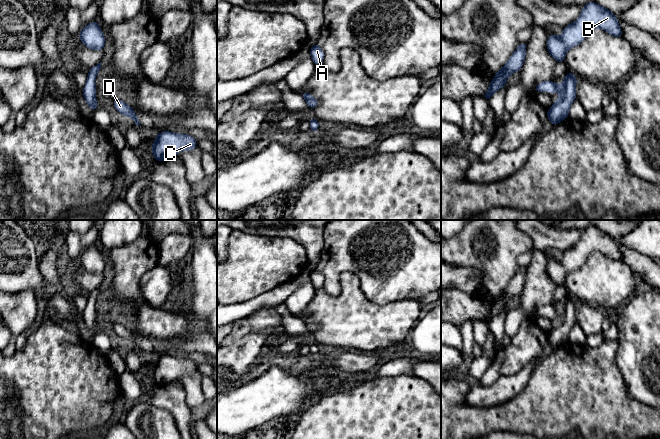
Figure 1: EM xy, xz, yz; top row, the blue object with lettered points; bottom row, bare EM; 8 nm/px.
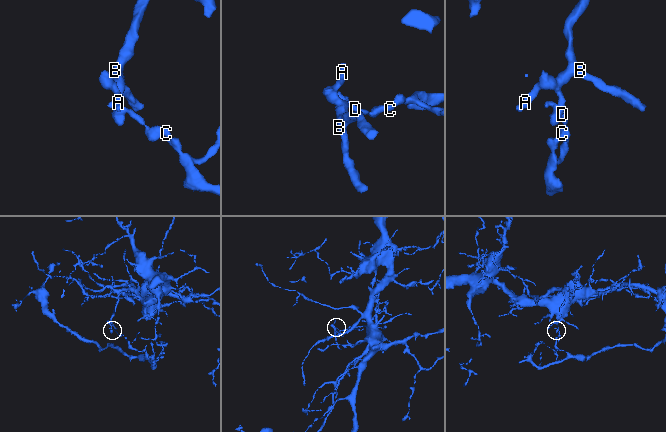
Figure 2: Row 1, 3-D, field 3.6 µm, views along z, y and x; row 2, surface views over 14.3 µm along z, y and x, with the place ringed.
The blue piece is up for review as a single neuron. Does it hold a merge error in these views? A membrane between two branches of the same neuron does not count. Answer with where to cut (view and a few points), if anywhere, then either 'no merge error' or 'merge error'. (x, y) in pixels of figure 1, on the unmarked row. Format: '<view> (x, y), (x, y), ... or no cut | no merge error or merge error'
no cut | no merge error

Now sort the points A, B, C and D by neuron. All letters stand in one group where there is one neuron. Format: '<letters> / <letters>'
A B C D

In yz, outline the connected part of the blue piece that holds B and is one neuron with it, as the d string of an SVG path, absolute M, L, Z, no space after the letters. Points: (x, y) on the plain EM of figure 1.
M590 225L582 231L582 236L577 244L563 252L560 261L549 259L547 264L549 278L557 287L564 286L566 276L579 269L593 252L600 252L612 260L623 262L615 238Z

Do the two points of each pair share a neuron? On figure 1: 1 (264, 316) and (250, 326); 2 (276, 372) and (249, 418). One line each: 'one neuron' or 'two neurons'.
1: one neuron
2: one neuron

